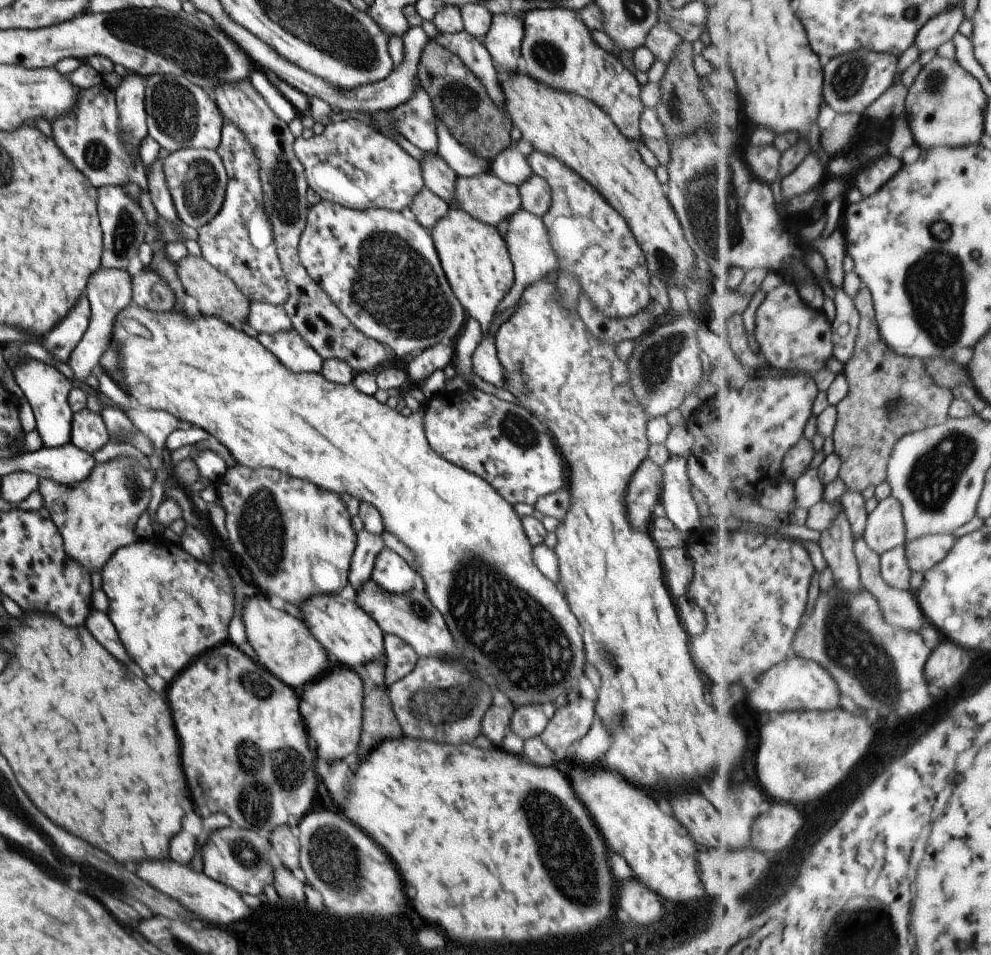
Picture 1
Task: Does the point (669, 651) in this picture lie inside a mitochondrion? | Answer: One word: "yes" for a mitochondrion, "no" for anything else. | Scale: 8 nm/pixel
no

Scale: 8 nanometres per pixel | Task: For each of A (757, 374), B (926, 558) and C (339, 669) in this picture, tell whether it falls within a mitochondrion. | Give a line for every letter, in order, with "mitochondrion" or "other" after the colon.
A: other
B: other
C: other

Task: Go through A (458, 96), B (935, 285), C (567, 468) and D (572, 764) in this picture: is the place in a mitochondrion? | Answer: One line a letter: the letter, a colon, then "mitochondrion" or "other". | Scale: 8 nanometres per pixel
A: mitochondrion
B: mitochondrion
C: other
D: other

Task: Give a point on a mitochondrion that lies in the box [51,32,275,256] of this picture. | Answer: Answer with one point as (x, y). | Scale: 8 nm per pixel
(174, 109)

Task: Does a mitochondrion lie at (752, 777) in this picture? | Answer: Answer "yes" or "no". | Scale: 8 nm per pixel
no

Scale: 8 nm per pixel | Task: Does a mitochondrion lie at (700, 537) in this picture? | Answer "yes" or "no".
no

